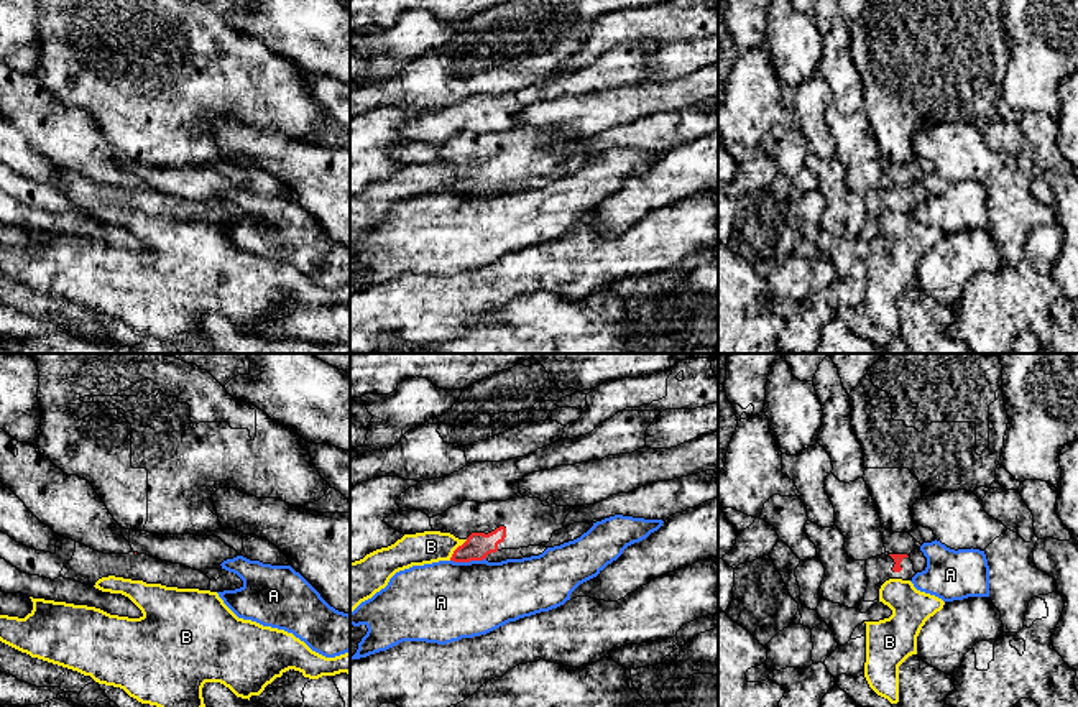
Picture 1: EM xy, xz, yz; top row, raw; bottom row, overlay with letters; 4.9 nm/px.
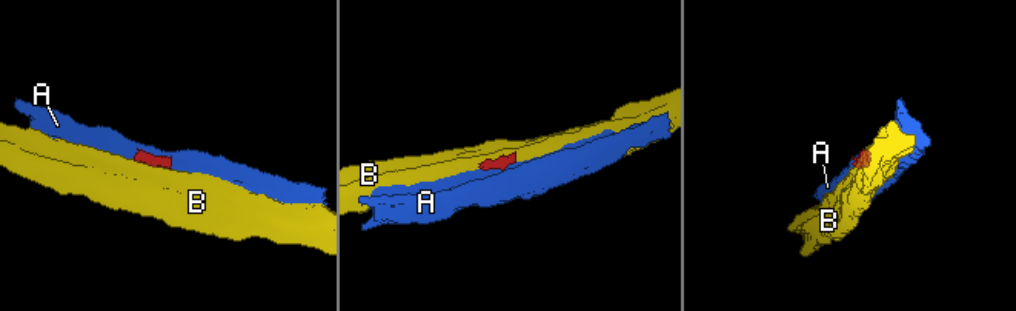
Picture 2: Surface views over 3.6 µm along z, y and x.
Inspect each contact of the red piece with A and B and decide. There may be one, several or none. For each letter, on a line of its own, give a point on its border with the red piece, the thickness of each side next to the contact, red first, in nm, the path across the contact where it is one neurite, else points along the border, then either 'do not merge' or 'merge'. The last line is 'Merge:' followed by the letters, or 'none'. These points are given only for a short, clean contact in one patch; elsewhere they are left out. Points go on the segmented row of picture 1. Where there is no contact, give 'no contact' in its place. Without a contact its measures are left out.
A: xz (467, 561) | 130/400 nm | along xz (485, 558), (451, 561) | do not merge
B: xz (456, 549) | 130/160 nm | along xz (467, 540), (449, 559) | do not merge
Merge: none

